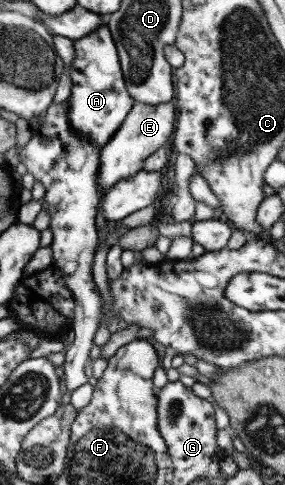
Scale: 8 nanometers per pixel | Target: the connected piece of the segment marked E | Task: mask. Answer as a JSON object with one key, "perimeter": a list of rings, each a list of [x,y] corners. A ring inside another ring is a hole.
{"perimeter":[[[174,100],[160,105],[148,105],[135,102],[132,109],[128,112],[126,119],[121,123],[118,131],[109,140],[109,143],[101,149],[101,178],[99,179],[100,198],[96,213],[96,229],[98,233],[105,230],[106,219],[103,214],[103,198],[106,193],[118,183],[120,179],[127,179],[134,175],[138,170],[142,170],[143,161],[149,155],[156,152],[160,147],[171,142],[176,121],[176,110]]]}

